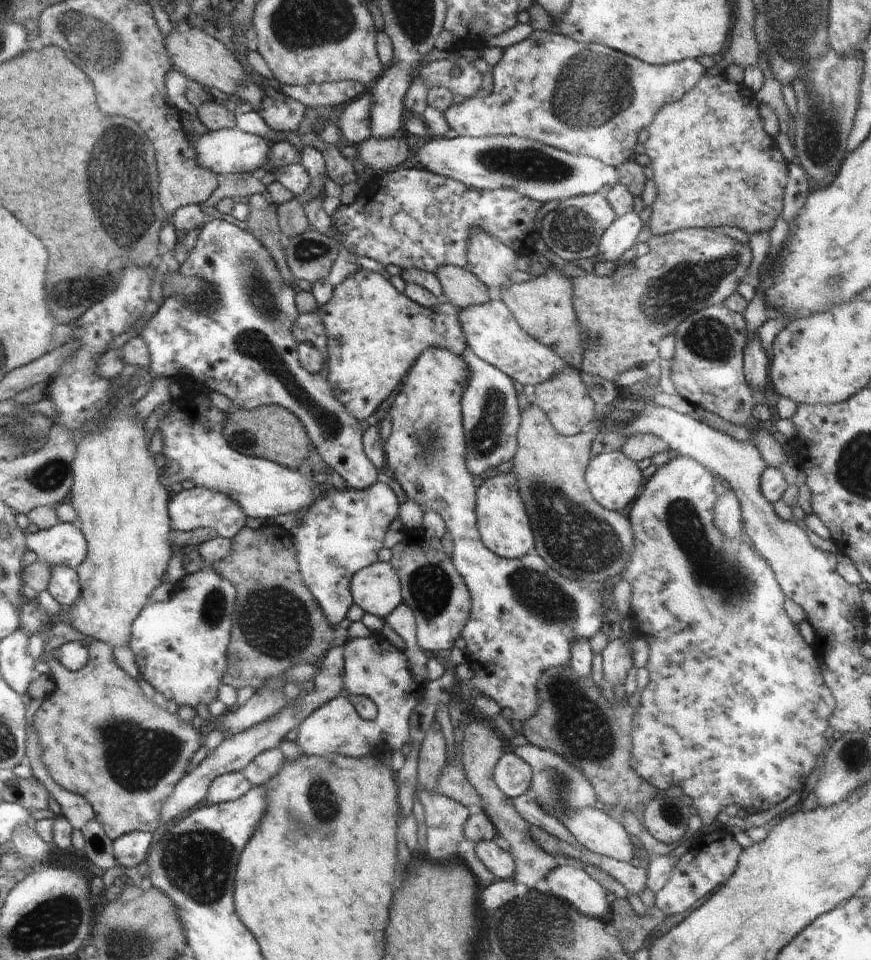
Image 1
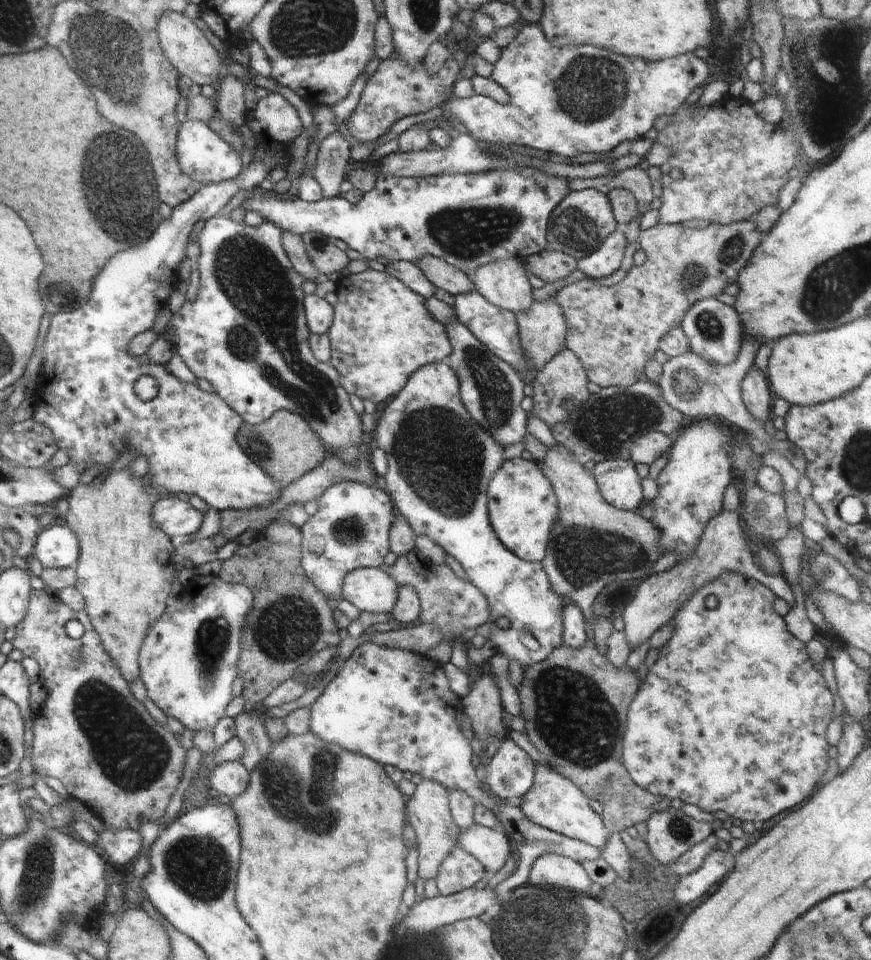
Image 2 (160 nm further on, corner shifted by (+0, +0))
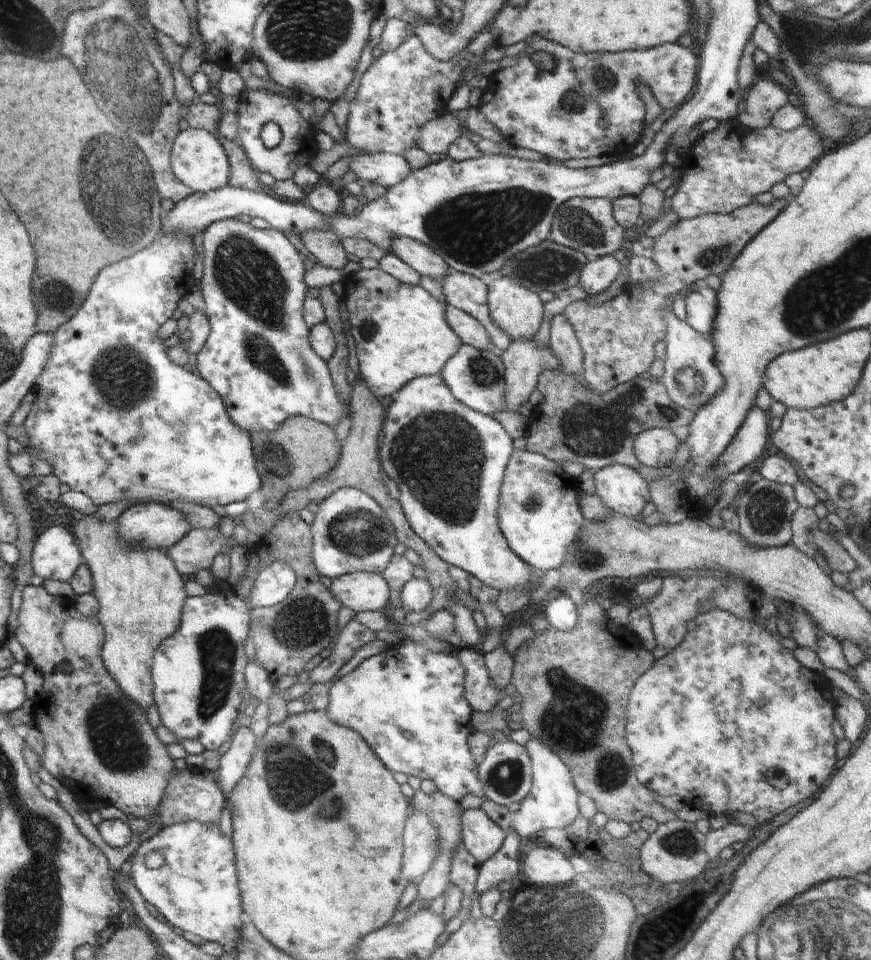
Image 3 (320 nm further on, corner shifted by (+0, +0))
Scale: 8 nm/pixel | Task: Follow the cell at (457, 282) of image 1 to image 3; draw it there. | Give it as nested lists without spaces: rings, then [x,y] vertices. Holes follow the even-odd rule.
[[[394,237],[391,240],[391,252],[421,276],[442,280],[449,266],[444,259],[423,242],[408,237]]]

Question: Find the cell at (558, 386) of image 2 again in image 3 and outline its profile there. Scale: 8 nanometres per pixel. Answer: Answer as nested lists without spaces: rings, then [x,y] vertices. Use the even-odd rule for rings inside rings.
[[[563,312],[552,316],[550,330],[549,350],[558,360],[561,360],[563,369],[560,371],[573,377],[574,374],[581,374],[583,350],[570,321]]]

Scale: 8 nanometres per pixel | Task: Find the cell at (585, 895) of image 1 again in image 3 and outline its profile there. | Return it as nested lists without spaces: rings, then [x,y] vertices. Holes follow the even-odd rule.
[[[554,847],[532,848],[521,864],[519,885],[558,886],[575,882],[578,874],[566,855]]]

